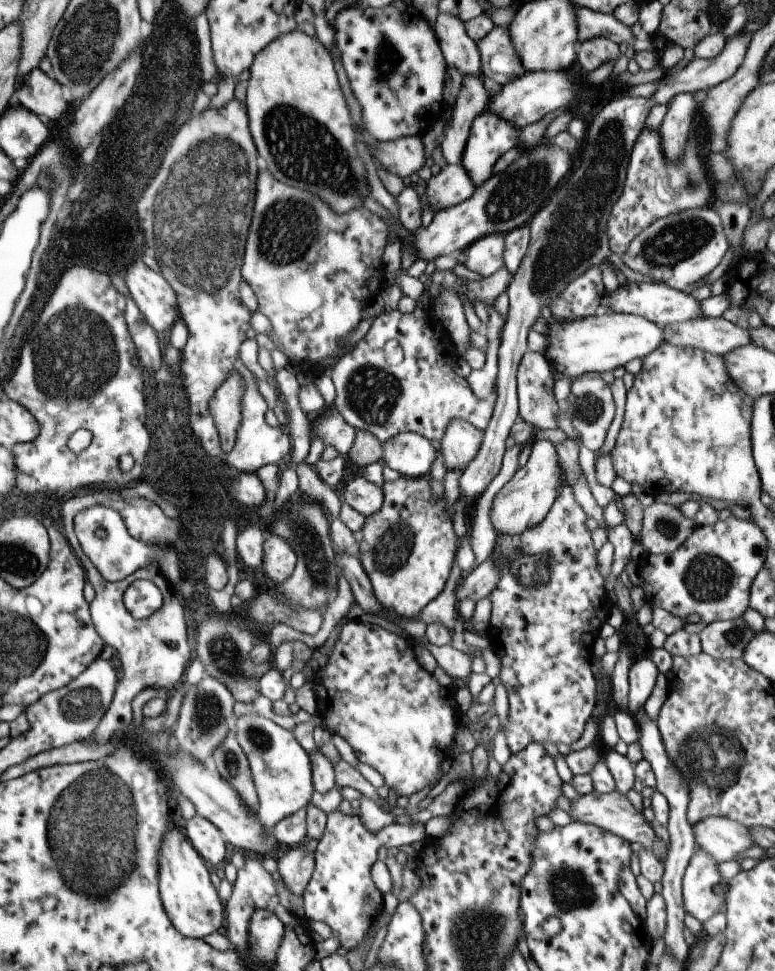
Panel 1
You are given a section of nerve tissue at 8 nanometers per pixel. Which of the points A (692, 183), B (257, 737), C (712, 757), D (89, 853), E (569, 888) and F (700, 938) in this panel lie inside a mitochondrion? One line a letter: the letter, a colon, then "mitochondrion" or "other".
A: mitochondrion
B: mitochondrion
C: mitochondrion
D: mitochondrion
E: mitochondrion
F: other

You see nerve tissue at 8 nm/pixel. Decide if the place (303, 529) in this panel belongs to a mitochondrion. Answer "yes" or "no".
yes

